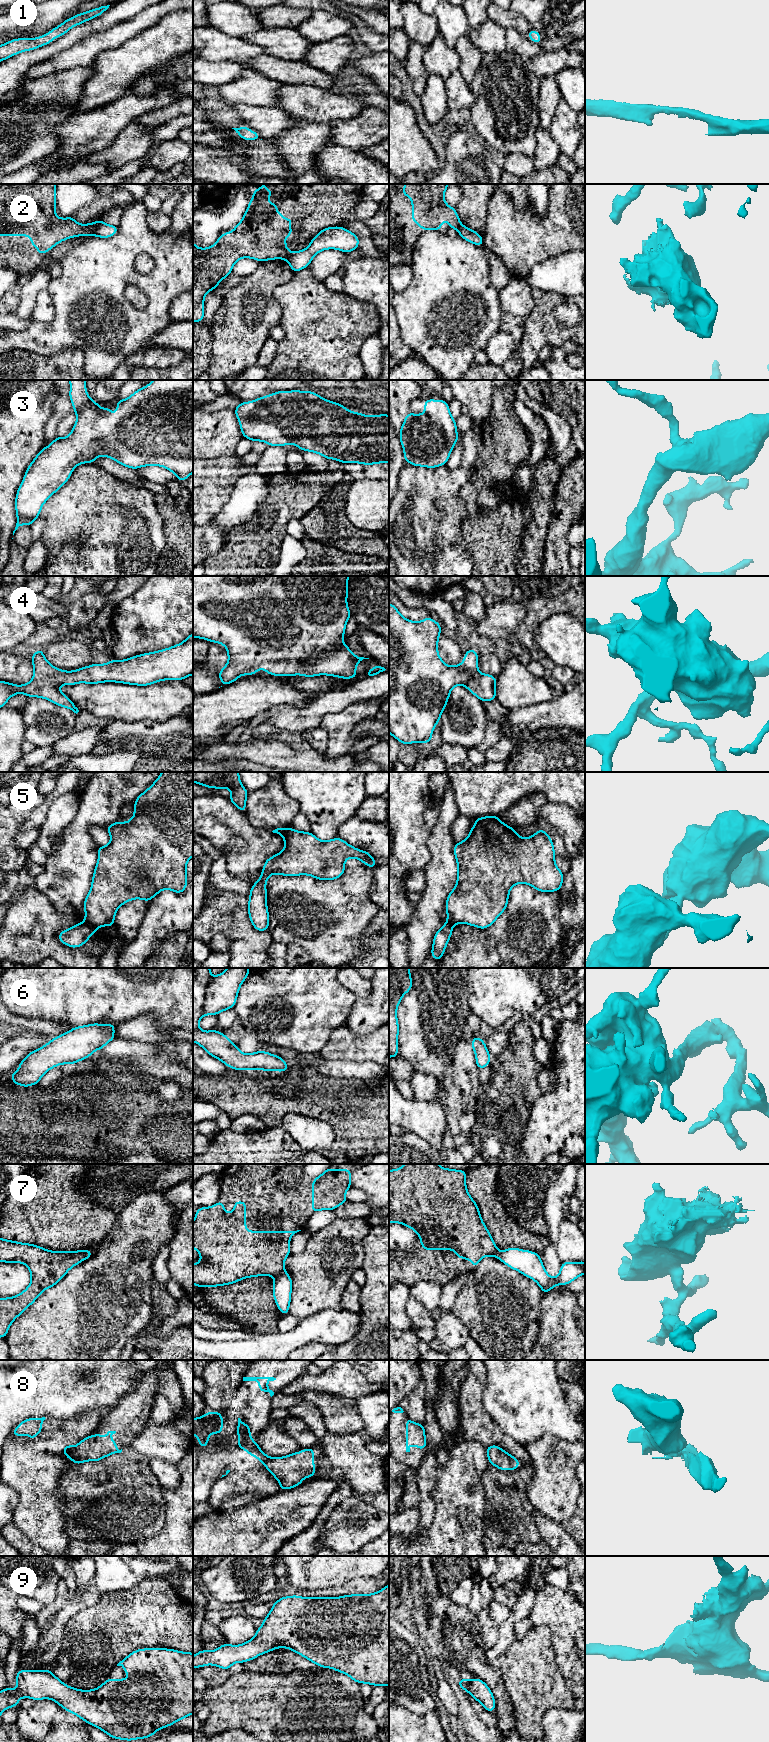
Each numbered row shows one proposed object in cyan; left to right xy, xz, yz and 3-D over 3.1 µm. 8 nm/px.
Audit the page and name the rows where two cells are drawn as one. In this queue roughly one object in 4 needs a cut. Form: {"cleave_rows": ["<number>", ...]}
{"cleave_rows": ["2", "5", "7", "8"]}

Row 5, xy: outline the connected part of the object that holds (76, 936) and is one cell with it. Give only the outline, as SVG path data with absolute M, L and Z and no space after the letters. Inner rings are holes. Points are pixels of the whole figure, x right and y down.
M84 921L59 933L58 939L66 946L77 948L84 945L97 928Z

